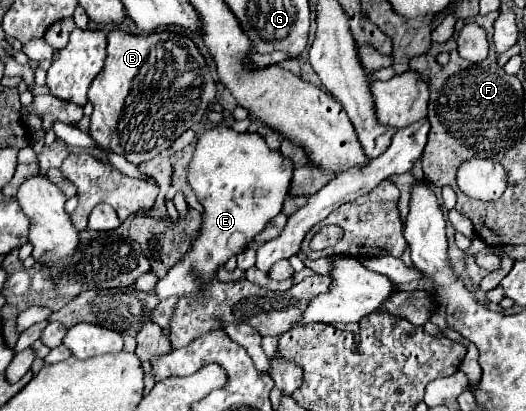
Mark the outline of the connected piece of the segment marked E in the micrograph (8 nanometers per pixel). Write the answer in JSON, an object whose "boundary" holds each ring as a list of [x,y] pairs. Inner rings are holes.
{"boundary":[[[221,124],[205,130],[197,138],[193,158],[187,164],[187,182],[205,206],[203,230],[179,266],[173,266],[173,270],[155,284],[153,294],[161,300],[169,296],[179,298],[183,294],[197,294],[203,282],[215,278],[219,266],[223,266],[231,256],[241,254],[251,244],[253,236],[281,212],[283,202],[289,196],[291,176],[293,162],[279,152],[269,150],[259,134],[239,134]],[[193,274],[199,276],[193,280]]]}

